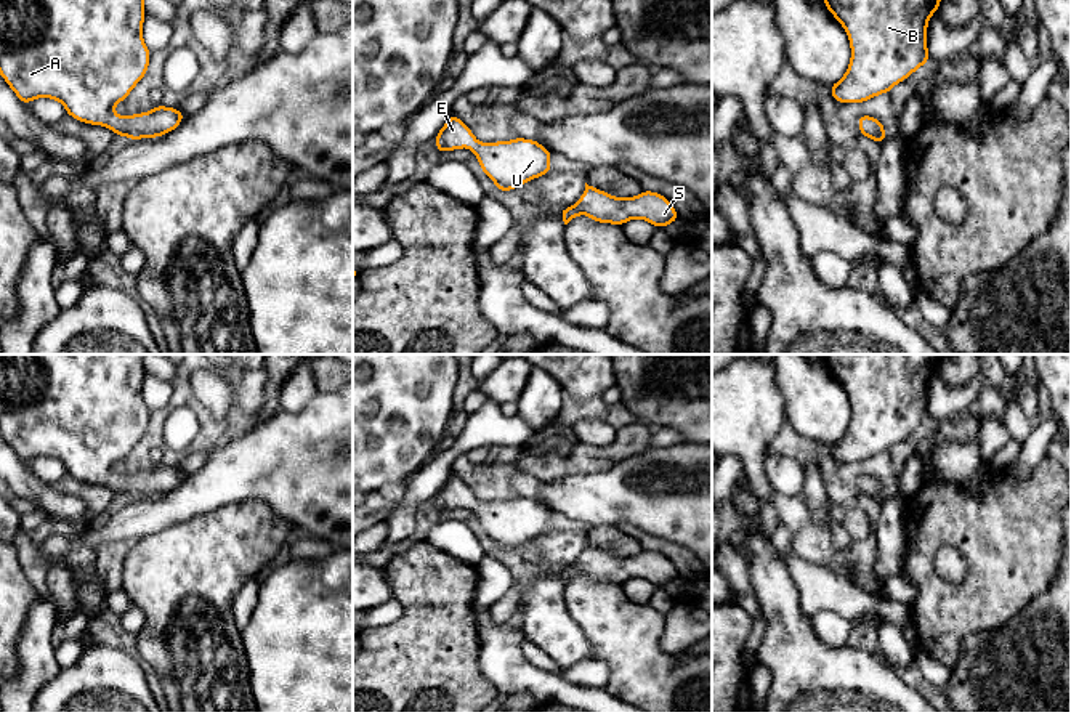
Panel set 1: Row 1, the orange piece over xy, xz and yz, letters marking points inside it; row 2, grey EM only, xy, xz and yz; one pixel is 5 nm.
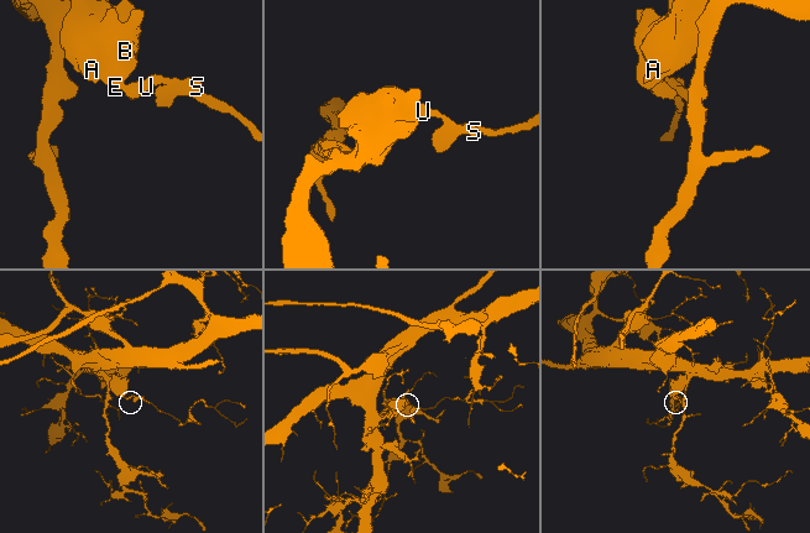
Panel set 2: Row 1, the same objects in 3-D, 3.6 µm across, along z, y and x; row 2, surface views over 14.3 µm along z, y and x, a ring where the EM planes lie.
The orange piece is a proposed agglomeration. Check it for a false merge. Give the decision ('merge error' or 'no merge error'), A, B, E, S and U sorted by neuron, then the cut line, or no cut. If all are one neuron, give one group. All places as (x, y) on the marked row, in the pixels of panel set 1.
no merge error; A B E S U; no cut

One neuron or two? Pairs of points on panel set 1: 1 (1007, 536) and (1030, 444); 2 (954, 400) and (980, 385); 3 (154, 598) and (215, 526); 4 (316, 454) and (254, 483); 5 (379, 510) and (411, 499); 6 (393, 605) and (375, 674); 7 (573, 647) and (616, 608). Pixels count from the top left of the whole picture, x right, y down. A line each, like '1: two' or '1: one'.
1: two
2: one
3: one
4: one
5: two
6: two
7: two

